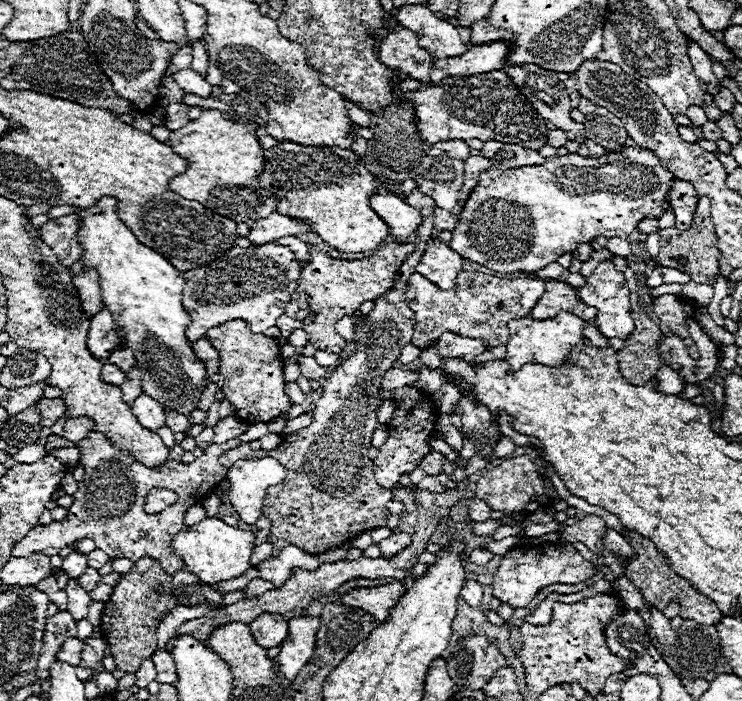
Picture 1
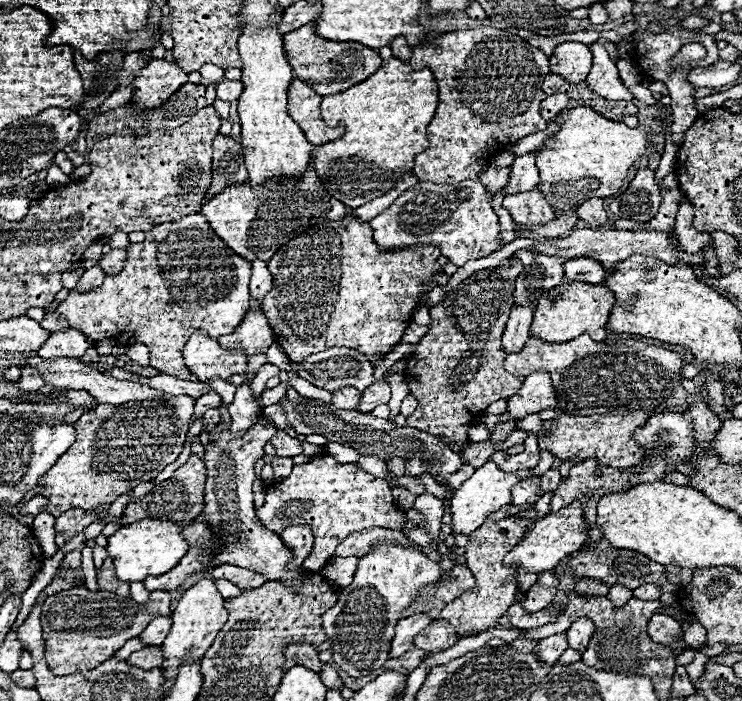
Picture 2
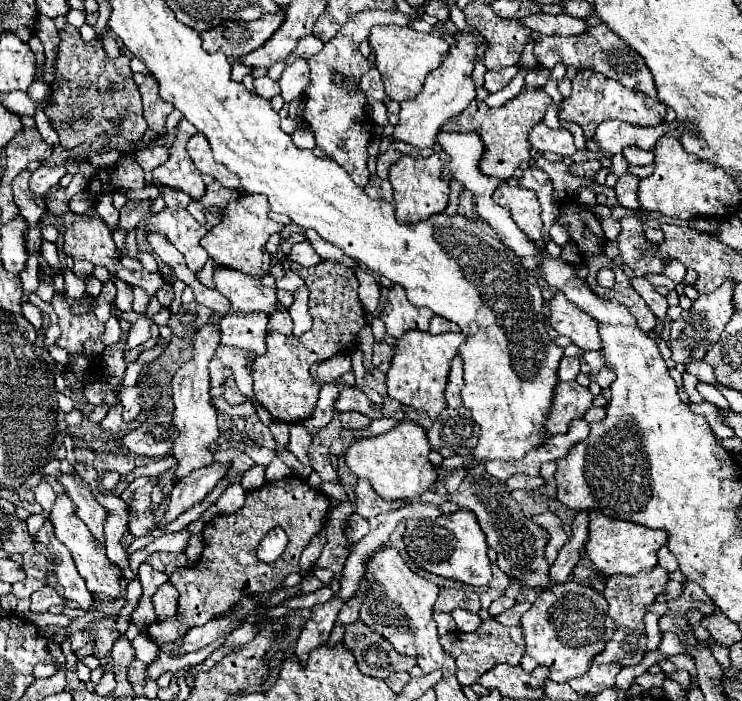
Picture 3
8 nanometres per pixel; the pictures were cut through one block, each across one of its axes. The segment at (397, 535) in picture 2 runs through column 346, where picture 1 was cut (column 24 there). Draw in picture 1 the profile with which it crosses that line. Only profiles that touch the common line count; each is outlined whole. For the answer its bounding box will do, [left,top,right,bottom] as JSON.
[12,432,240,574]

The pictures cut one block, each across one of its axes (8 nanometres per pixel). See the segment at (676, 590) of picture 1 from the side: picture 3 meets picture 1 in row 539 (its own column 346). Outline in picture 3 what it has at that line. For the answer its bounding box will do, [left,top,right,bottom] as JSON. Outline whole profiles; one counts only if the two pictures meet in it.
[344,620,416,680]

